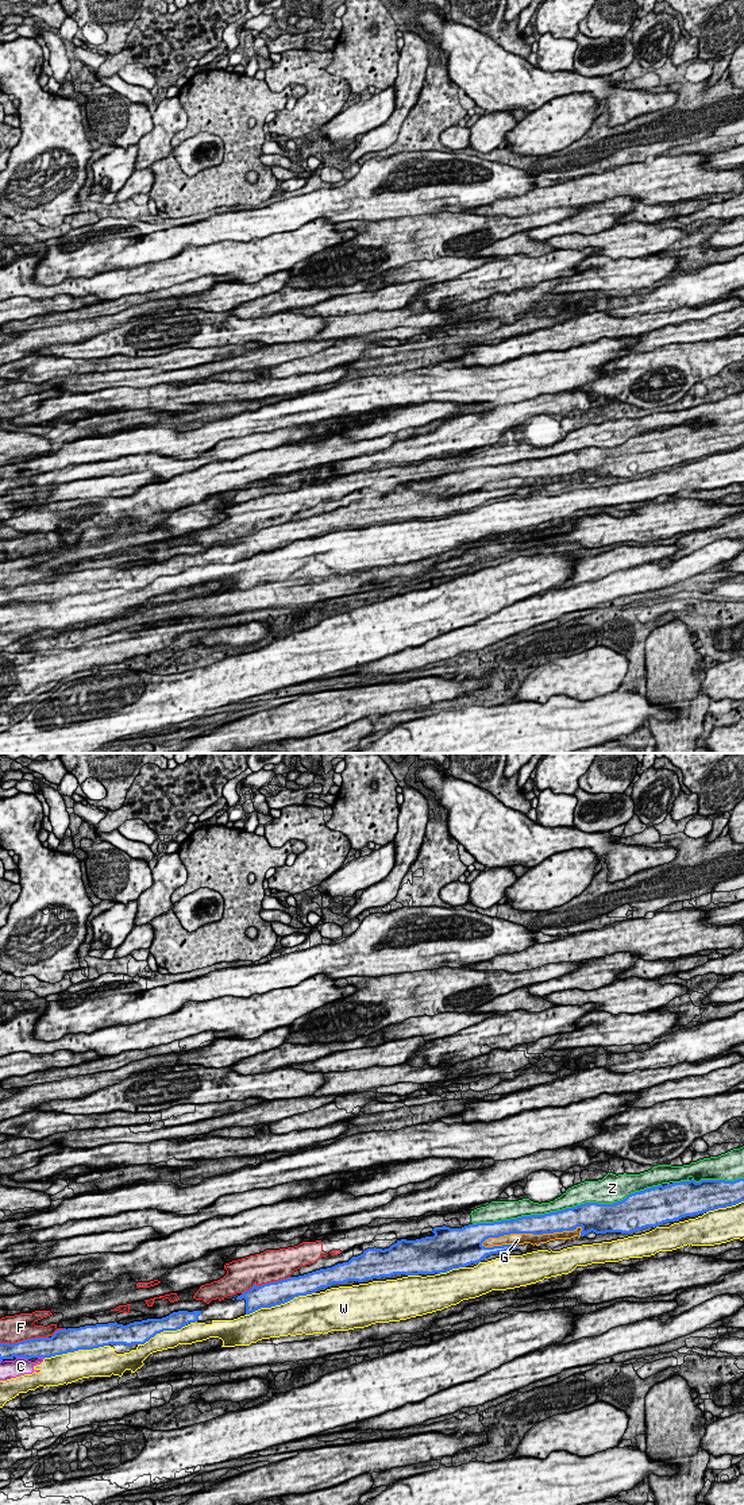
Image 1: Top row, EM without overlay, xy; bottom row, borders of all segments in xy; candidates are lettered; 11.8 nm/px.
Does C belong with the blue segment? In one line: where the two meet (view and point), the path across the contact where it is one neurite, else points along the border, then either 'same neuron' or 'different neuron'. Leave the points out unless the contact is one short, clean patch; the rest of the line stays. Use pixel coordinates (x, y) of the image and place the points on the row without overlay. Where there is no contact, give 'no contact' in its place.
meets blue in xy at (22, 601); border along xy (16, 601), (27, 604); different neuron

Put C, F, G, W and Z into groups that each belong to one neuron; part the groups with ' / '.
C W / F Z / G

